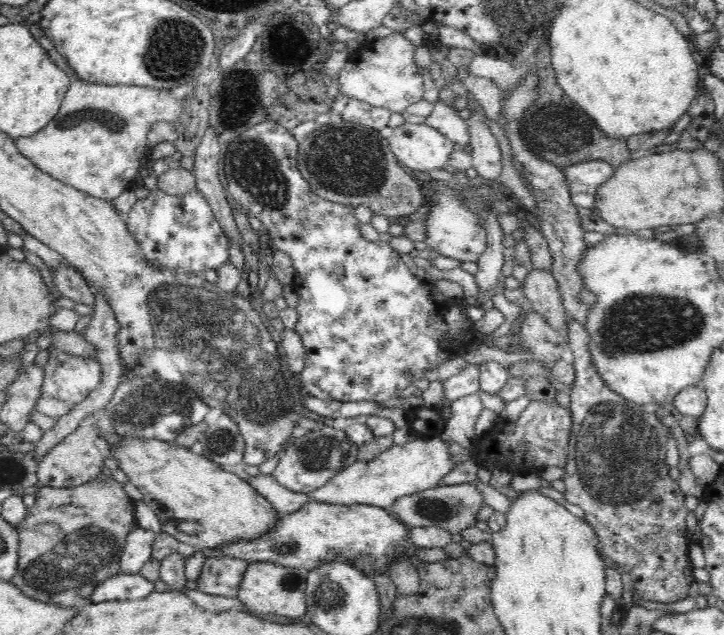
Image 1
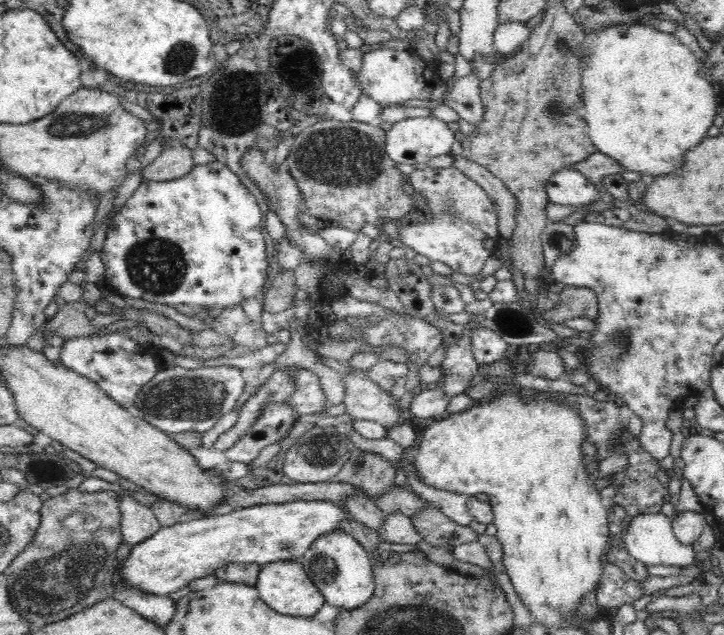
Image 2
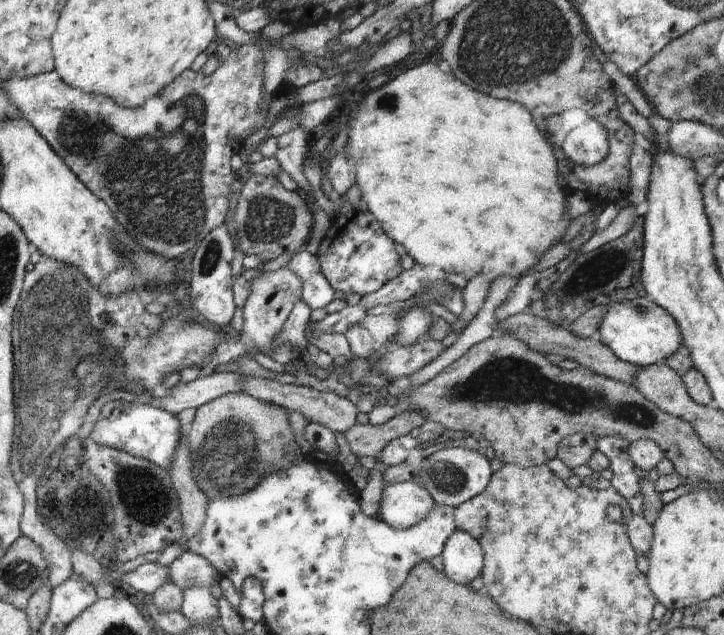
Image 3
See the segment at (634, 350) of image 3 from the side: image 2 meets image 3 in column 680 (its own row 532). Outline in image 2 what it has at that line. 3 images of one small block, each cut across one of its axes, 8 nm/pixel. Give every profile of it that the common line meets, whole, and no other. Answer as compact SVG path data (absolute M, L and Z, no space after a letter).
M342 530L321 537L310 545L300 562L316 589L322 593L326 604L336 606L340 611L360 608L374 595L375 582L370 554L354 537Z

